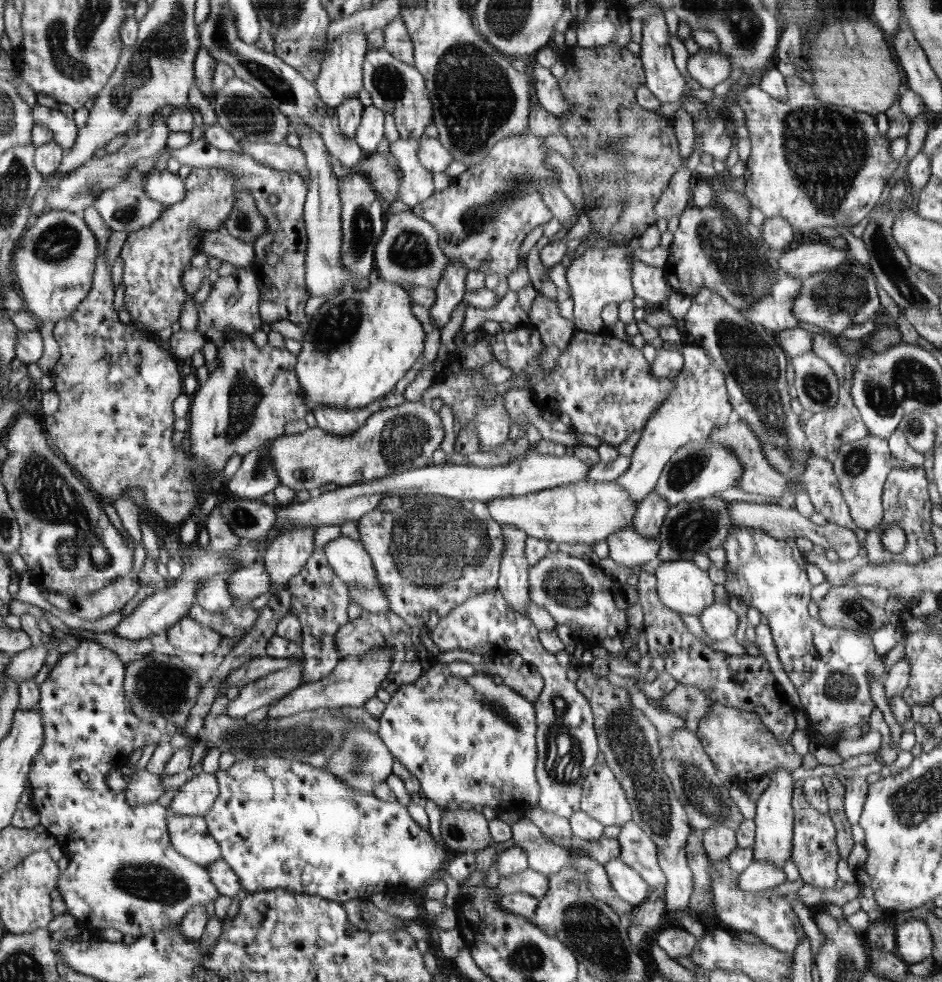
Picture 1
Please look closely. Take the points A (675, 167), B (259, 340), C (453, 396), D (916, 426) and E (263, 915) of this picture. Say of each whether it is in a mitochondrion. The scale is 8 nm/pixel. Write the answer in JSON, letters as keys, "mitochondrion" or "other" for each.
{"A":"other","B":"other","C":"other","D":"mitochondrion","E":"other"}

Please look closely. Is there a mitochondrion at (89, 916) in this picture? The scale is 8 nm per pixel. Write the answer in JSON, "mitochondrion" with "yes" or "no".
{"mitochondrion":"no"}

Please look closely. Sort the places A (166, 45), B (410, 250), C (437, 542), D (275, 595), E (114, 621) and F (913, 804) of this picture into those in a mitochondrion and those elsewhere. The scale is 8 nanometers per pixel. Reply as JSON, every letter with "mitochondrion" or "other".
{"A":"mitochondrion","B":"mitochondrion","C":"mitochondrion","D":"other","E":"other","F":"mitochondrion"}

